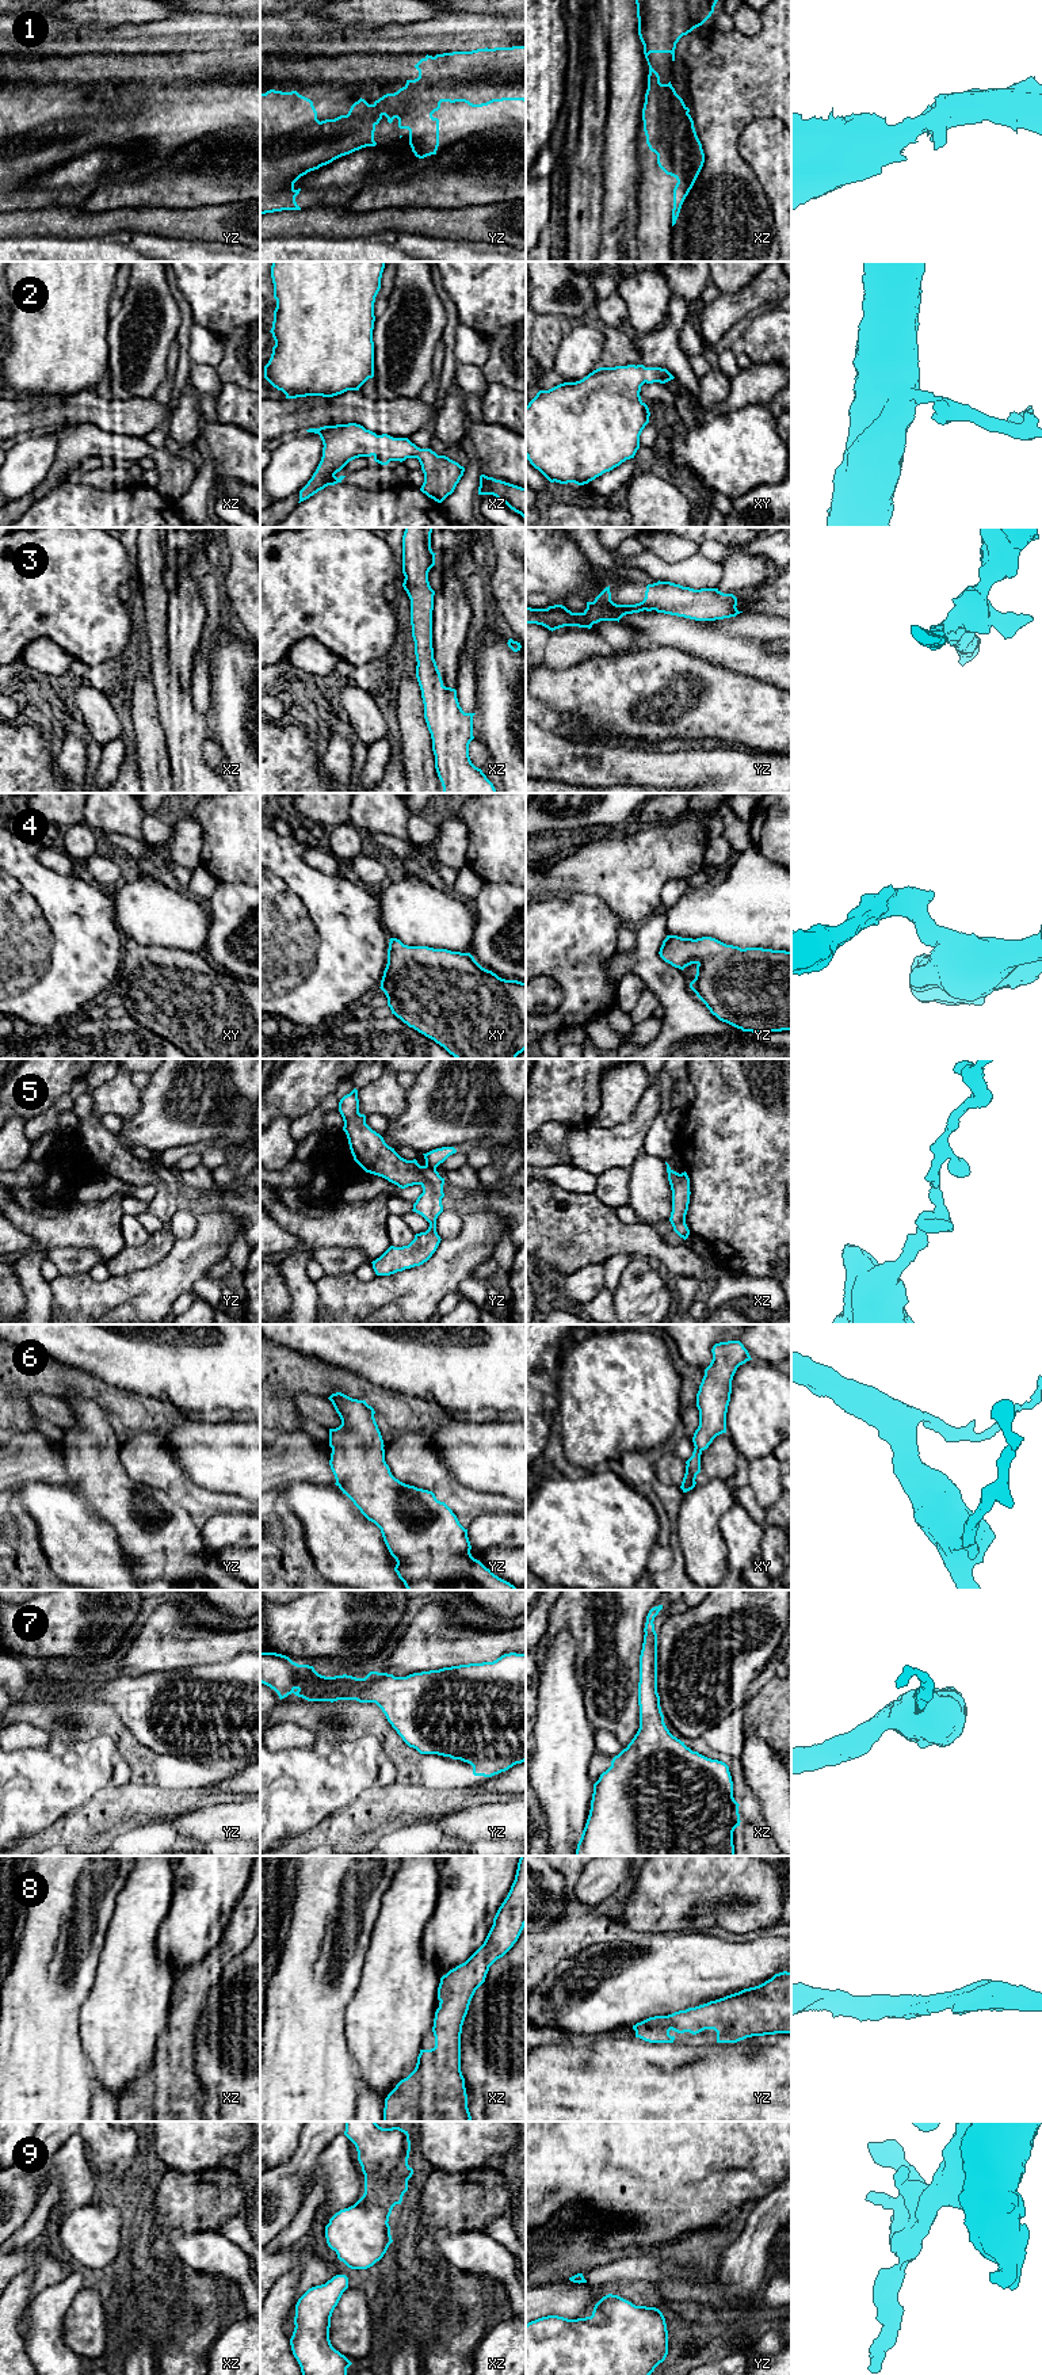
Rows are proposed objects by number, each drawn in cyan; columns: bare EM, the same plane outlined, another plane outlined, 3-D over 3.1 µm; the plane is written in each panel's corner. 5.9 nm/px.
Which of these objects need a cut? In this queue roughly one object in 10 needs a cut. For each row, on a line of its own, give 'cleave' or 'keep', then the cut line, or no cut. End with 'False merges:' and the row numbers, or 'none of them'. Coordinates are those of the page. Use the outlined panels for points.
1: keep | no cut
2: keep | no cut
3: keep | no cut
4: keep | no cut
5: keep | no cut
6: keep | no cut
7: keep | no cut
8: keep | no cut
9: keep | no cut
False merges: none of them

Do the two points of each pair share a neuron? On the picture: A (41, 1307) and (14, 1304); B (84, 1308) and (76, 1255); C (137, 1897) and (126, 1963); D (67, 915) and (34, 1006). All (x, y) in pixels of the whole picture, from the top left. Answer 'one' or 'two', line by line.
A: two
B: two
C: one
D: one

